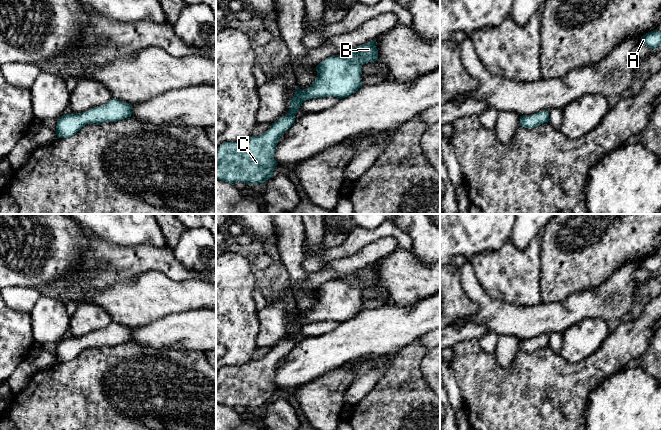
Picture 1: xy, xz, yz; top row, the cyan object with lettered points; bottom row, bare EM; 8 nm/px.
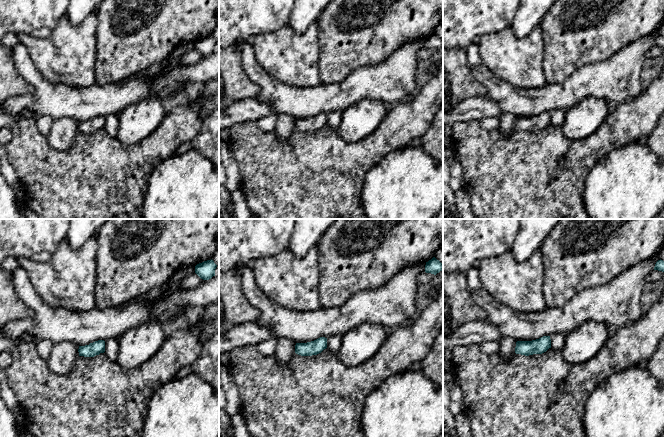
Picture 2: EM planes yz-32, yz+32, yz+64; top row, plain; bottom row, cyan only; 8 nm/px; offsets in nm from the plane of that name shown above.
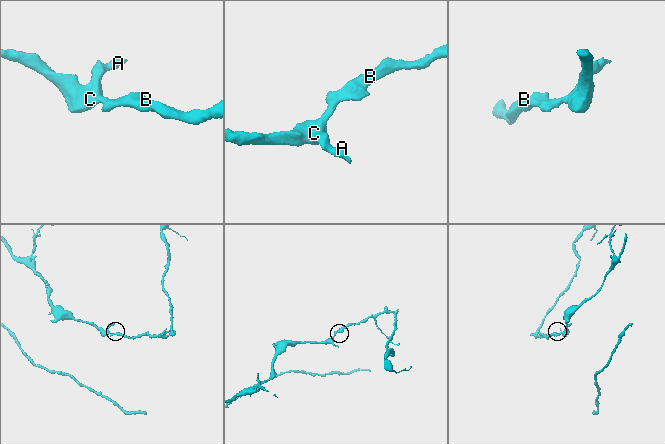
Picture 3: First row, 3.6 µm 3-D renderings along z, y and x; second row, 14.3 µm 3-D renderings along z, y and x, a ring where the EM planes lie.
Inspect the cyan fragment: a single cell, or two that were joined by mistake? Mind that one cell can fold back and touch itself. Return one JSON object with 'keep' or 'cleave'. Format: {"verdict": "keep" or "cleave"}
{"verdict": "keep"}

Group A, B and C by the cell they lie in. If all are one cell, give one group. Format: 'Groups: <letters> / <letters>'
Groups: A B C

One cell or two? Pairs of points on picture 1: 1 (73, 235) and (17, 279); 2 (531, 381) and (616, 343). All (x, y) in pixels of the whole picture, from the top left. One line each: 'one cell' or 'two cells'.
1: one cell
2: one cell

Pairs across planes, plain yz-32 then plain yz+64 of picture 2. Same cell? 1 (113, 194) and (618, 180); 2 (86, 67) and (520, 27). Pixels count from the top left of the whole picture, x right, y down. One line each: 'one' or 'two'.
1: two
2: two

